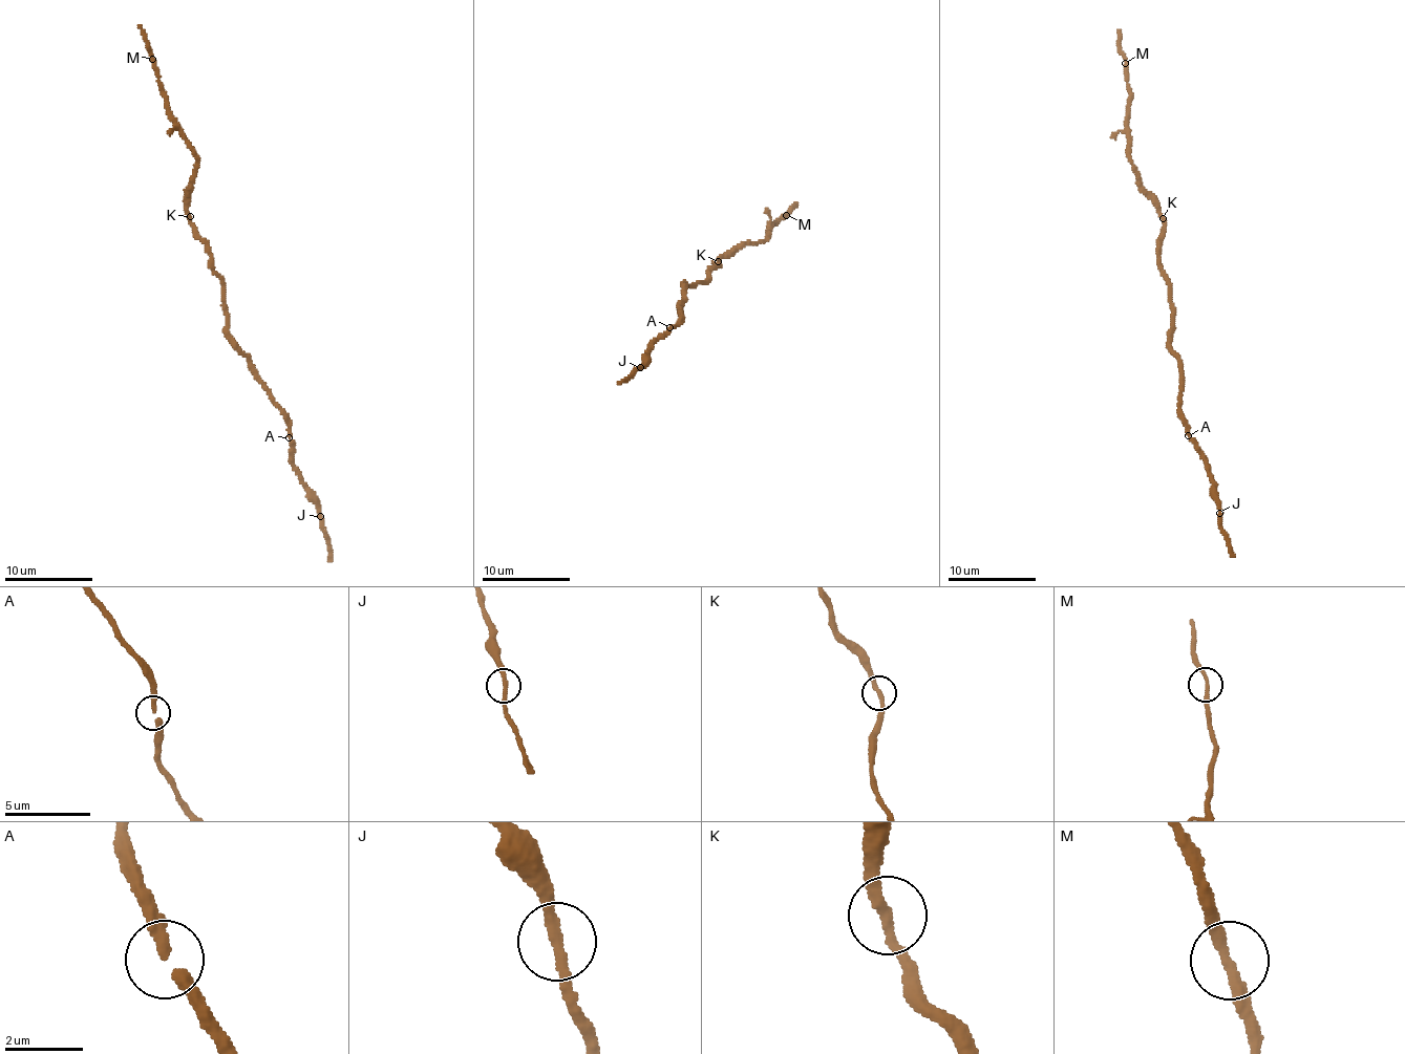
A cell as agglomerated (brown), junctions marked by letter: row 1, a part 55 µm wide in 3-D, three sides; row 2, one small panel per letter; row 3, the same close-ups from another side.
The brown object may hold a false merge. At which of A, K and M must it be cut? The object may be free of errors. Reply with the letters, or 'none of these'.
none of these

